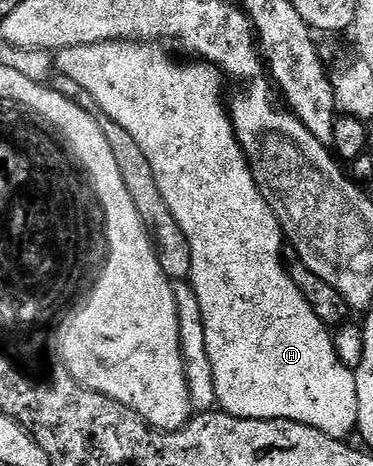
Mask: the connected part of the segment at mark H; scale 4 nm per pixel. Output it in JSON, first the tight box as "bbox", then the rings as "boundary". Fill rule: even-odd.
{"bbox":[54,40,357,439],"boundary":[[[120,40],[118,42],[97,42],[90,46],[74,46],[65,48],[54,59],[54,69],[58,73],[71,77],[76,84],[81,84],[97,104],[133,140],[141,152],[145,152],[145,160],[149,160],[149,168],[153,168],[155,177],[155,189],[158,197],[165,204],[169,204],[169,212],[173,212],[173,220],[185,232],[185,240],[189,240],[191,249],[191,277],[189,279],[193,292],[197,292],[197,304],[201,304],[201,320],[205,324],[205,352],[209,352],[209,364],[213,364],[213,380],[215,381],[215,401],[218,409],[225,414],[232,414],[234,418],[252,418],[253,420],[265,420],[266,418],[280,418],[281,420],[293,420],[301,424],[309,424],[321,432],[325,432],[334,438],[350,439],[357,430],[357,380],[354,369],[339,359],[339,350],[331,339],[332,331],[313,312],[309,300],[301,296],[301,288],[291,278],[288,267],[283,266],[283,246],[285,239],[283,229],[279,227],[277,216],[269,208],[262,190],[257,188],[253,180],[251,165],[243,157],[243,149],[239,141],[235,139],[235,129],[231,123],[230,113],[225,109],[225,94],[223,98],[224,75],[217,67],[203,60],[188,61],[188,66],[182,66],[179,62],[173,62],[163,51],[154,50],[154,45],[144,44],[139,40]]]}

